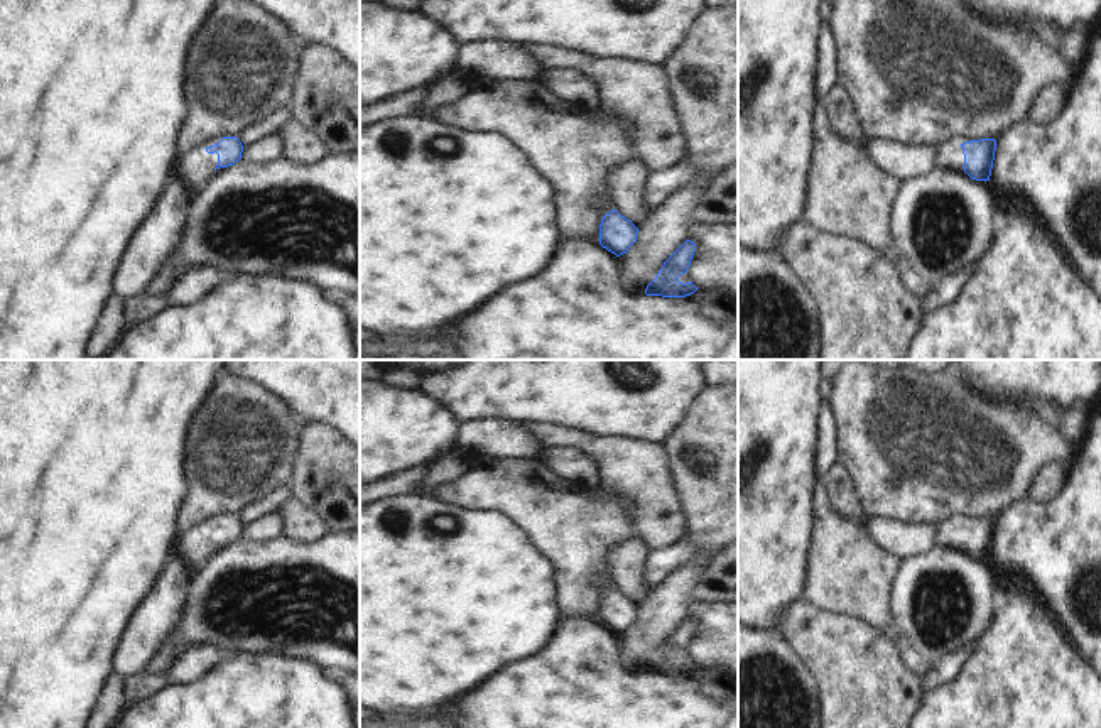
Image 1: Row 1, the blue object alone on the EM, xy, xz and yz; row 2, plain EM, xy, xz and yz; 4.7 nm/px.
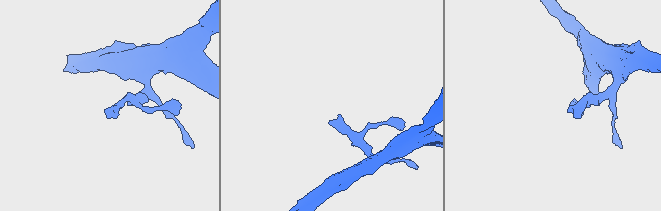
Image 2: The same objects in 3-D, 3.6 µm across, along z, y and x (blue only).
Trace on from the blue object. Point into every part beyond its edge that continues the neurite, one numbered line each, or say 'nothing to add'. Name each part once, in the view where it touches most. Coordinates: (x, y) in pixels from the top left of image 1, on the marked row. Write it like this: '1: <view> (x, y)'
1: xy (193, 169)

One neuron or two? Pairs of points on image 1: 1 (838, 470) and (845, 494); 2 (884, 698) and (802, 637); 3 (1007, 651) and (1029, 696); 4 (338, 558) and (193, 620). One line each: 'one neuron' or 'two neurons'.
1: one neuron
2: one neuron
3: one neuron
4: one neuron

